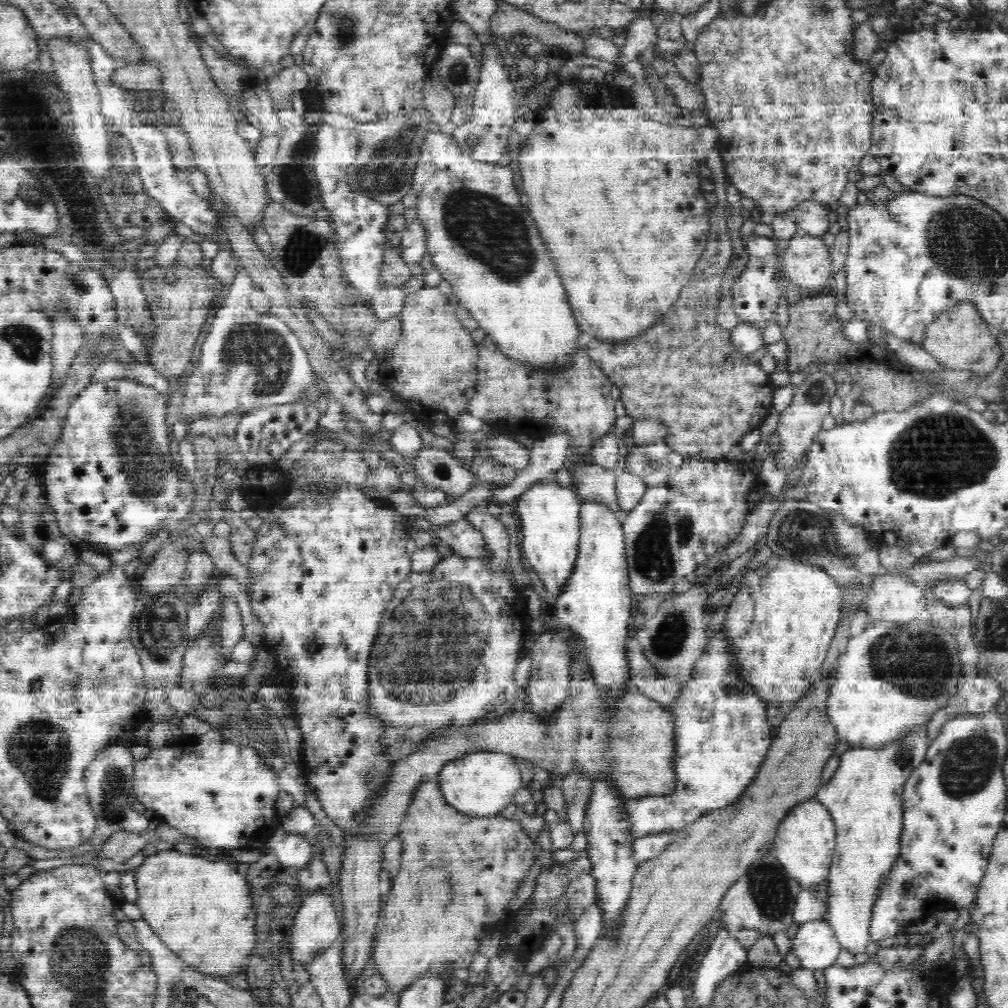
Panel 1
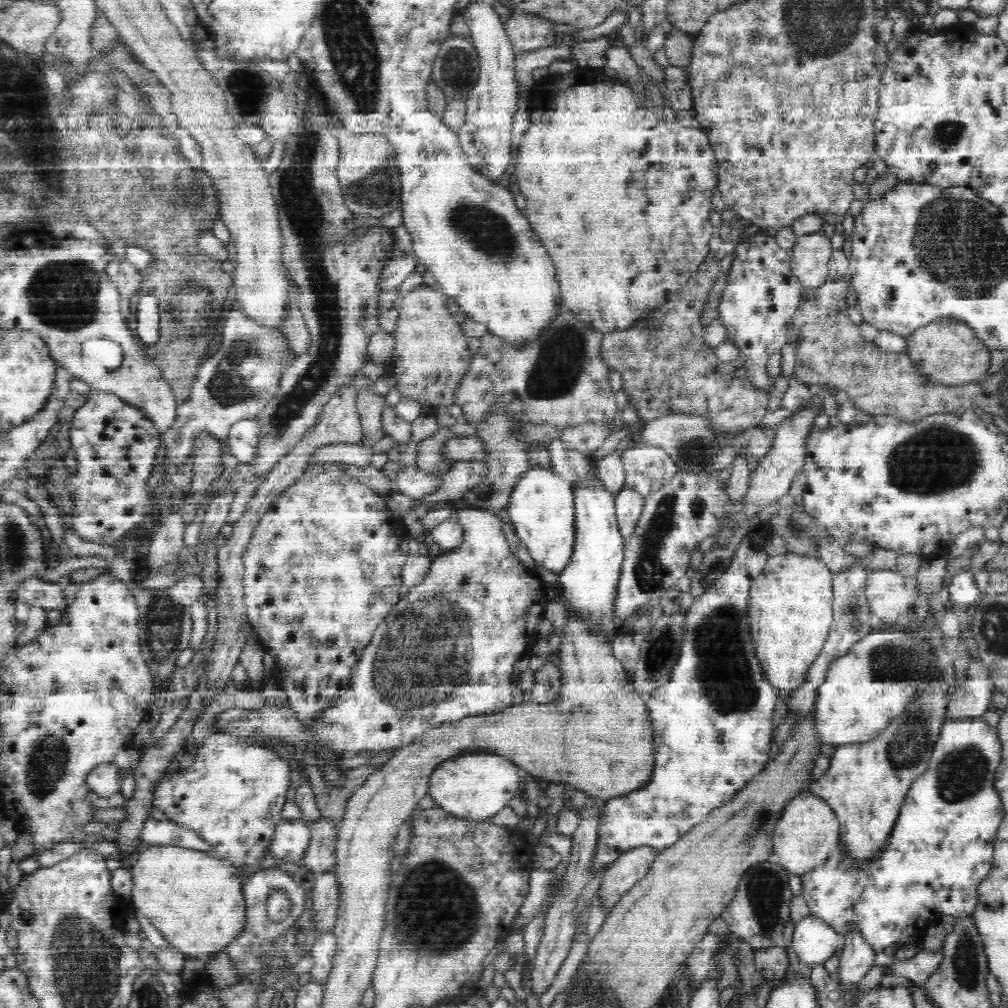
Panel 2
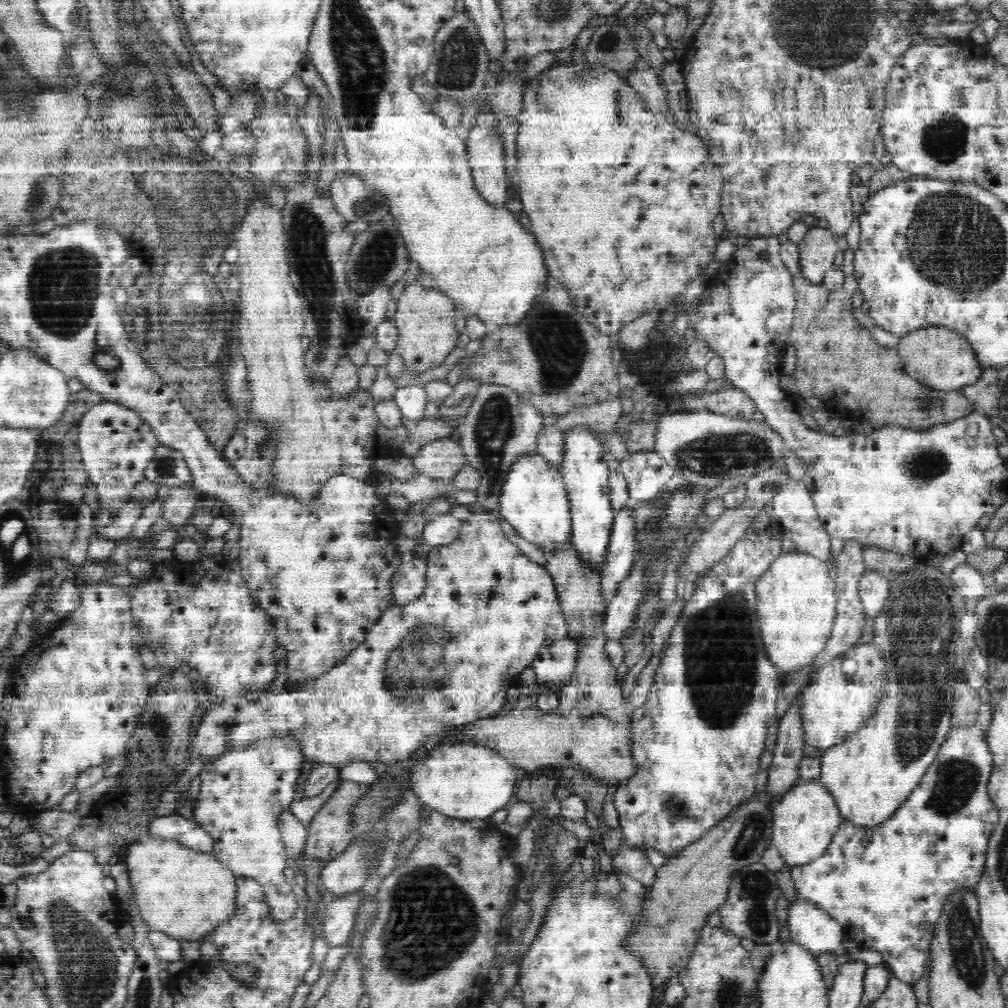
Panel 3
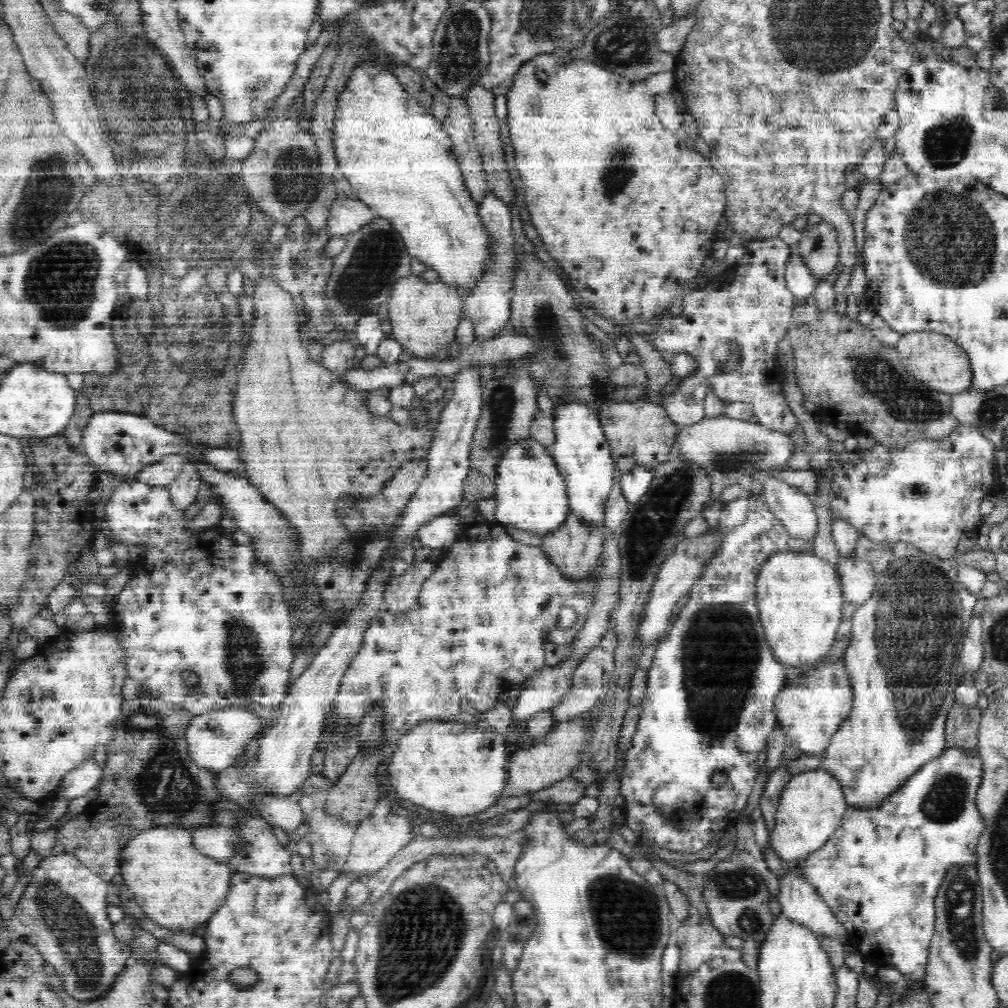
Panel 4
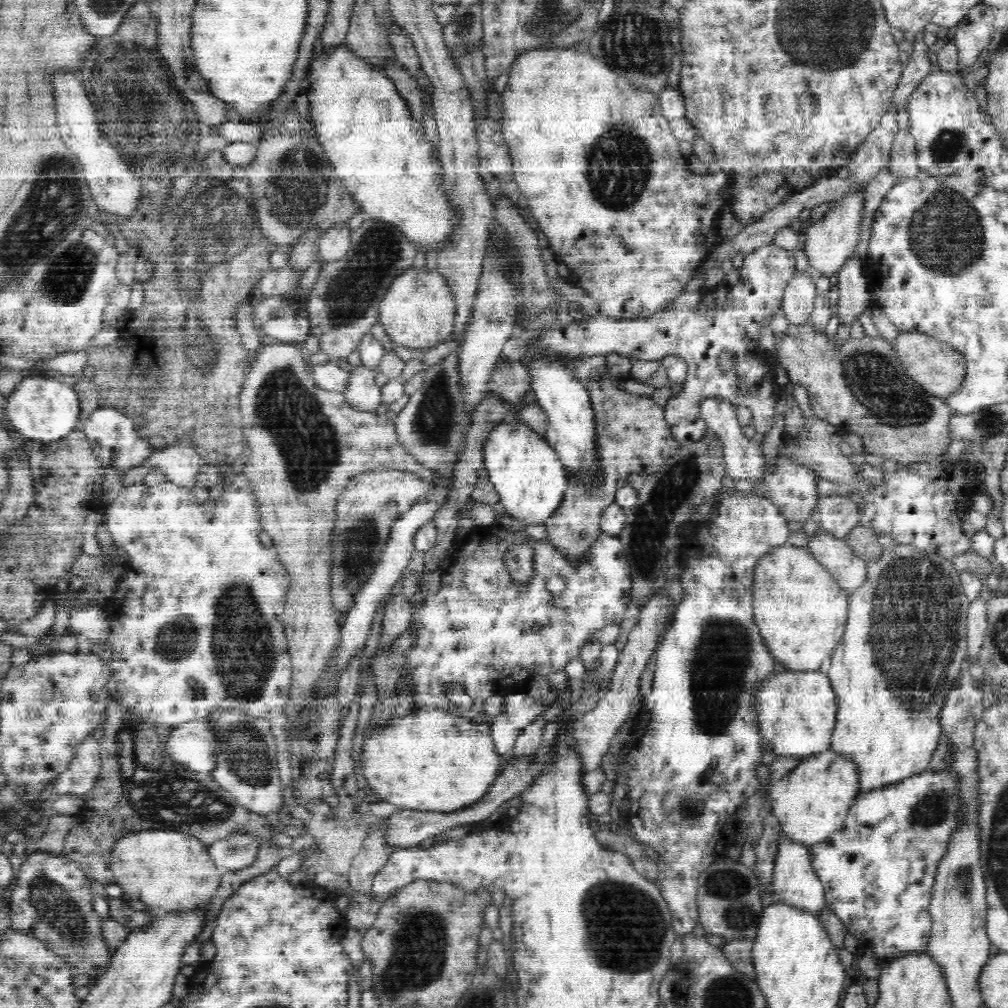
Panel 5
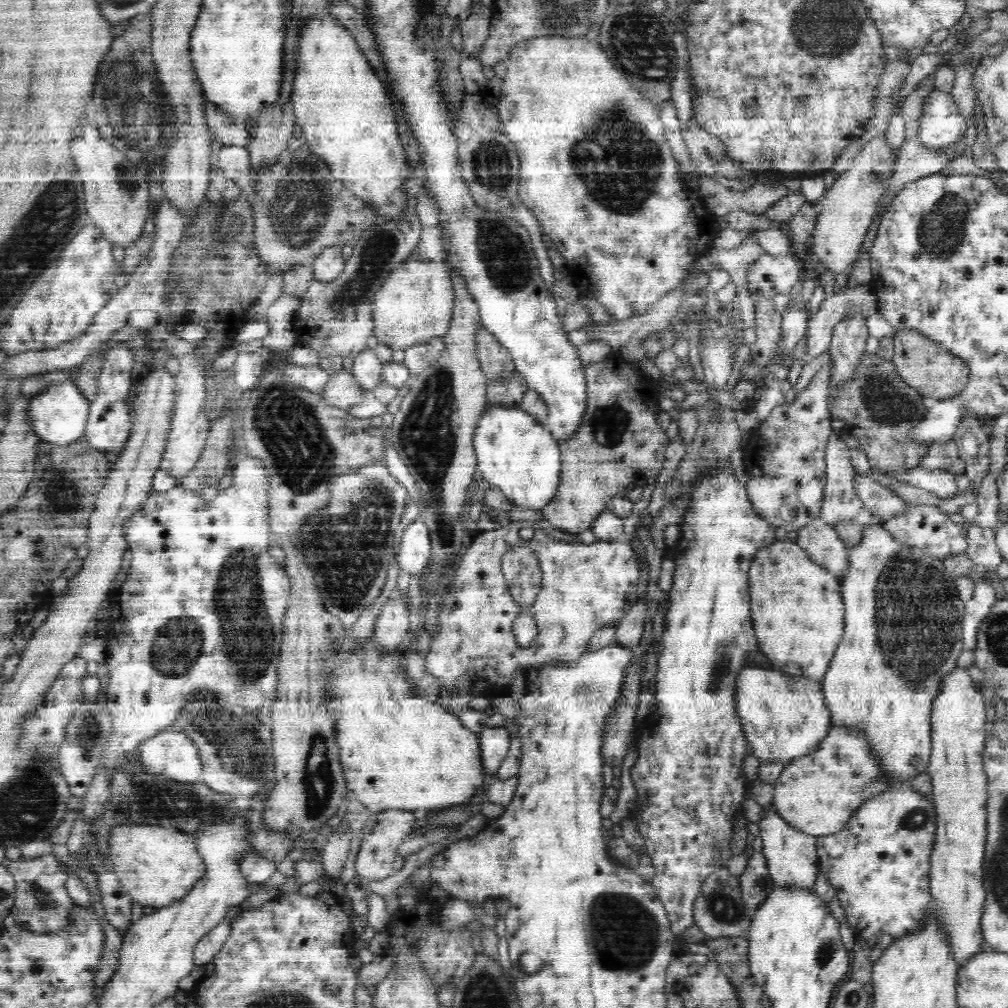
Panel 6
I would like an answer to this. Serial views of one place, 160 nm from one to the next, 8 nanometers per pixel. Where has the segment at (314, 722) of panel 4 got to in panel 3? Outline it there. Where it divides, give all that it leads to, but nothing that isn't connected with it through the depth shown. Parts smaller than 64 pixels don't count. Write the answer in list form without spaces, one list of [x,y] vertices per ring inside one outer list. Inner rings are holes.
[[[266,739],[256,741],[255,743],[247,745],[246,747],[237,747],[234,750],[224,750],[221,751],[220,754],[206,756],[203,758],[203,760],[204,766],[202,770],[200,770],[199,775],[201,780],[200,792],[198,792],[198,796],[196,796],[196,802],[192,803],[192,821],[200,825],[200,828],[208,833],[208,836],[210,839],[212,839],[212,848],[210,852],[222,865],[229,868],[238,877],[242,876],[255,878],[263,886],[265,901],[268,905],[268,917],[270,917],[270,919],[272,919],[272,921],[276,922],[278,925],[290,920],[298,908],[298,903],[297,896],[291,889],[291,885],[286,882],[283,873],[284,868],[288,866],[288,859],[286,857],[286,851],[284,851],[284,843],[282,843],[281,839],[279,818],[294,800],[295,788],[297,785],[296,780],[298,780],[298,775],[300,773],[303,761],[305,760],[304,756],[302,756],[302,753],[300,753],[300,749],[296,749],[296,745],[292,746],[291,742],[284,744],[284,741],[282,740]]]

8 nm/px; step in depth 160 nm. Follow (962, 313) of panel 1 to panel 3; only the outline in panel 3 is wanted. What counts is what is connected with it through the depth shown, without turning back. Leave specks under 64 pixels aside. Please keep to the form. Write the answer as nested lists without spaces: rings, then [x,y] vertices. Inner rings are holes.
[[[927,326],[901,337],[897,344],[905,374],[923,386],[951,391],[972,385],[980,380],[984,369],[967,335],[946,326]]]

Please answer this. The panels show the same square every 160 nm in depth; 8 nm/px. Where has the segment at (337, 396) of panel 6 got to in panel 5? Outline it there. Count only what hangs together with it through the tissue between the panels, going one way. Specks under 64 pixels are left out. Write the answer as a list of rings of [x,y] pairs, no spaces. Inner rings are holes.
[[[361,364],[351,371],[352,384],[343,393],[348,404],[366,411],[374,412],[382,404],[382,394],[376,386],[376,374],[378,366],[366,366]]]

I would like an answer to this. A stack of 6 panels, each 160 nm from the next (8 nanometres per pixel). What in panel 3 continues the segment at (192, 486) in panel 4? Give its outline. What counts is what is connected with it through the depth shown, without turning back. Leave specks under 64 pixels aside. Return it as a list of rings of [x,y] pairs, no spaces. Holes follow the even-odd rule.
[[[195,488],[171,489],[167,500],[162,505],[163,517],[161,522],[164,527],[181,530],[187,525],[188,519],[196,510],[196,499],[199,493]]]

